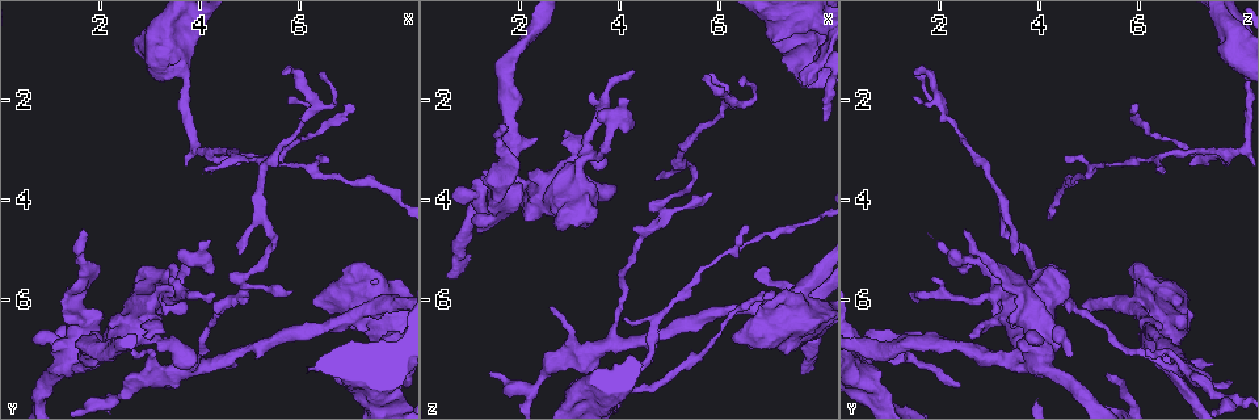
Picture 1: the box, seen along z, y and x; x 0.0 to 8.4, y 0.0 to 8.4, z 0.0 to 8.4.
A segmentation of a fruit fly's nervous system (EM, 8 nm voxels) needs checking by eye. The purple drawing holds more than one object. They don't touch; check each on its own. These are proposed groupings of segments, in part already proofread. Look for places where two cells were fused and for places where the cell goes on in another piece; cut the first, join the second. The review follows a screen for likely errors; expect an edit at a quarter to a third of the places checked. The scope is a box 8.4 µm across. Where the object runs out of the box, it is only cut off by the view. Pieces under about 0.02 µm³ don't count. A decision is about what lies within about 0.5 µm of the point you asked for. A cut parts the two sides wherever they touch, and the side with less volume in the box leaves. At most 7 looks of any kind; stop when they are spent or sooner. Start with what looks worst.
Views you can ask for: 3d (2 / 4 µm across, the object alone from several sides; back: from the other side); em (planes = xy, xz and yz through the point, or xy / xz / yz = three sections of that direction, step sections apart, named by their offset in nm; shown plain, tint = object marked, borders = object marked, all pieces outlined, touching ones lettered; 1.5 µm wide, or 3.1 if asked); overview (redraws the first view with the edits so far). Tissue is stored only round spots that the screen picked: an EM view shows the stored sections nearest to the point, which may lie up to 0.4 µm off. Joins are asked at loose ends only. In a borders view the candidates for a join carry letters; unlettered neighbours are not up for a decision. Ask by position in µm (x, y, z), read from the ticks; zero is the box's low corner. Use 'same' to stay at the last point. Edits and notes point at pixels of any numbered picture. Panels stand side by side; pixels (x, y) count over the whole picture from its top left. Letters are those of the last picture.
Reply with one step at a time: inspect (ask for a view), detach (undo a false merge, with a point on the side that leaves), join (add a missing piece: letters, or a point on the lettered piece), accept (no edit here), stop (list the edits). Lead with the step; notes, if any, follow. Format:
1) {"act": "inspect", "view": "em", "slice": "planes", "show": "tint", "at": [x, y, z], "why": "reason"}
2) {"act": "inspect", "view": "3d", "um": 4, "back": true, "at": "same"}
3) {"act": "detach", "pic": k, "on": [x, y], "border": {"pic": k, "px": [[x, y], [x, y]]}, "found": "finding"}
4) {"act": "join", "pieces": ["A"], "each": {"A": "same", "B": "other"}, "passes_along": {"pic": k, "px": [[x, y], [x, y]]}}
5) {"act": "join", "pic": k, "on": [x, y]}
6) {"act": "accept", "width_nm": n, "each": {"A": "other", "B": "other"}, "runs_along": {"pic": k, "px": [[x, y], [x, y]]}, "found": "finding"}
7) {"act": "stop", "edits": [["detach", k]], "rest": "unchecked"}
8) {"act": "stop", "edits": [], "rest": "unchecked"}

{"act": "inspect", "view": "em", "slice": "xz", "step": 8, "show": "tint", "at": [7.35, 6.20, 6.10], "why": "abrupt turn"}

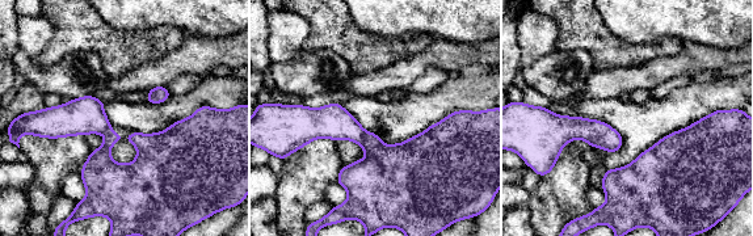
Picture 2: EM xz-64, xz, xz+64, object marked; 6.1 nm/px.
{"act": "inspect", "view": "em", "slice": "planes", "show": "borders", "at": "same"}

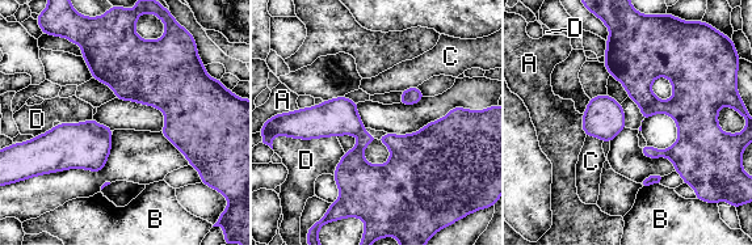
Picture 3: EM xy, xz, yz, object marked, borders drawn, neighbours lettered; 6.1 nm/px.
{"act": "detach", "pic": 3, "on": [336, 117], "width_nm": 110, "each": {"A": "other", "B": "other", "C": "other", "D": "other"}, "border": {"pic": 3, "px": [[364, 127], [358, 132]]}, "found": "two cells meet here"}

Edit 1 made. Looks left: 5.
{"act": "inspect", "view": "overview"}

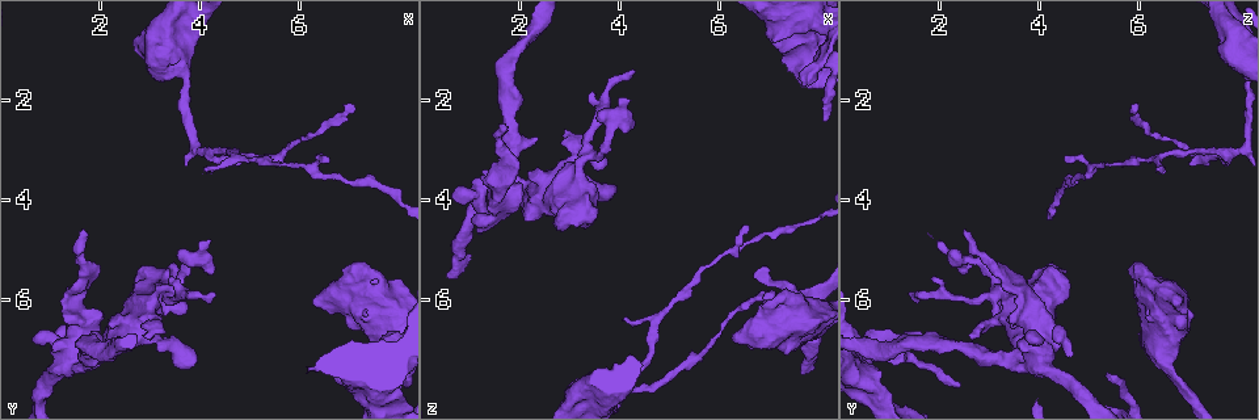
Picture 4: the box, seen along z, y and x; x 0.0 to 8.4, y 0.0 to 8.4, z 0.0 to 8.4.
{"act": "inspect", "view": "em", "slice": "planes", "show": "borders", "at": [4.25, 4.80, 1.95], "why": "branch stops here"}

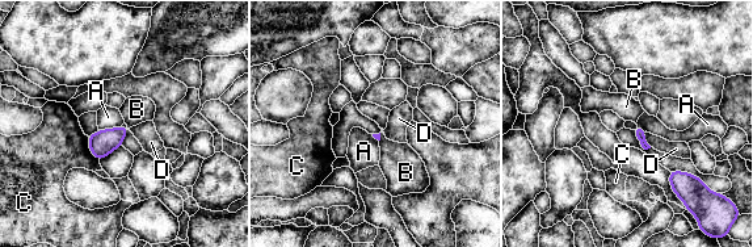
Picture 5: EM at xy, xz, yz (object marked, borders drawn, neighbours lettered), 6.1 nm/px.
{"act": "accept", "each": {"A": "other", "B": "other", "C": "other", "D": "other"}, "border": {"pic": 5, "px": [[644, 132], [644, 139], [651, 146]]}, "found": "no lettered piece goes on from it"}

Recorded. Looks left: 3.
{"act": "inspect", "view": "em", "slice": "planes", "show": "borders", "at": [1.80, 7.20, 3.40], "why": "sharp bend"}

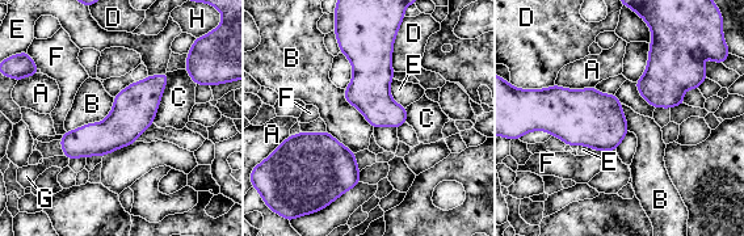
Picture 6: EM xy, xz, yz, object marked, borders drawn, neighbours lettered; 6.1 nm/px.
{"act": "accept", "each": {"A": "other", "B": "other", "C": "other", "D": "other", "E": "other", "F": "other", "G": "other", "H": "other"}, "border": {"pic": 6, "px": [[555, 83], [574, 89], [595, 87]]}, "found": "one cell here"}

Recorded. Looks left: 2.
{"act": "stop", "edits": [["detach", 3]], "rest": "unchecked"}

